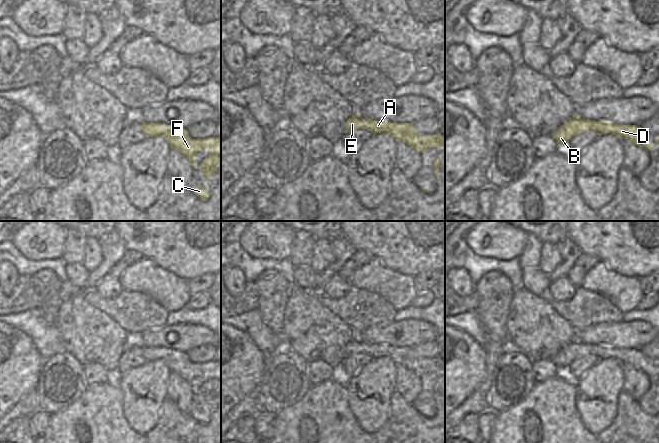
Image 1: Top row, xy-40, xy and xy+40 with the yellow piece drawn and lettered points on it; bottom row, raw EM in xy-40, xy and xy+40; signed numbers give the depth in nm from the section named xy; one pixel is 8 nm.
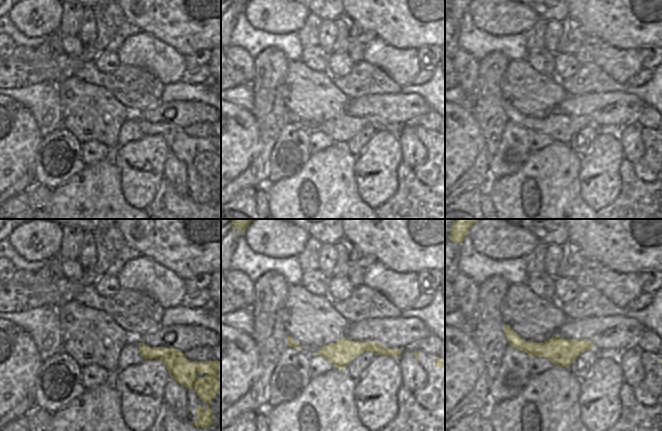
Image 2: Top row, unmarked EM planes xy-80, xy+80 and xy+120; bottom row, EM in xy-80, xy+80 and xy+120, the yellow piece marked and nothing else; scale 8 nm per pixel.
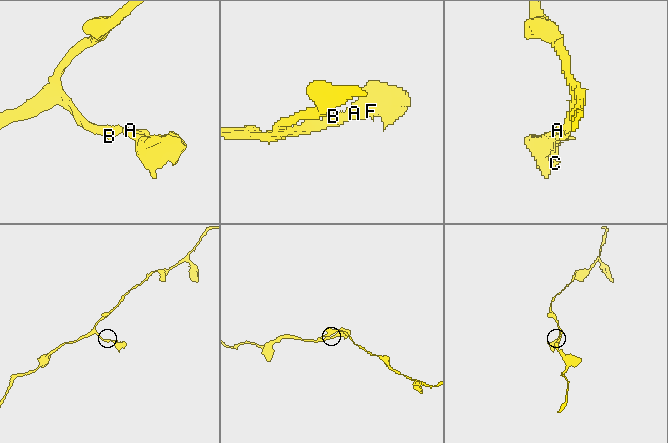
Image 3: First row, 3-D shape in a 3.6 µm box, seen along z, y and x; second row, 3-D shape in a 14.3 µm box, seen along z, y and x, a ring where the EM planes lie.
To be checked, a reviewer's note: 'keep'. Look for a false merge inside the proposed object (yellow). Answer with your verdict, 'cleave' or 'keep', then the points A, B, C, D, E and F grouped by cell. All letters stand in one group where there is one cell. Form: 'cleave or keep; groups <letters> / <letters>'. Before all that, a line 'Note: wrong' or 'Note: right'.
Note: right
keep; groups A B C D E F

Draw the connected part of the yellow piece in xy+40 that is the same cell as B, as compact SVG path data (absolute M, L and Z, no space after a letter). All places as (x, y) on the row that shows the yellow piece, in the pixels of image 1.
M576 115L565 121L551 136L556 143L564 147L572 137L586 131L594 131L597 135L612 133L620 139L632 141L647 152L654 148L653 145L646 145L642 142L644 131L639 125L620 125L608 121L594 121L582 119Z

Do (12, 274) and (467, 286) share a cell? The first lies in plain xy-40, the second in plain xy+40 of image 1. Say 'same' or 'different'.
same

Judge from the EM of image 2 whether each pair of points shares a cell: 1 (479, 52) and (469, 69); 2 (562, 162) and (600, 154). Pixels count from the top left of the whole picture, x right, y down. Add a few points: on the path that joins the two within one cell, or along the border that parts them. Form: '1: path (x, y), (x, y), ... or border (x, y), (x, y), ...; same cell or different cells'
1: border (459, 48), (469, 52), (478, 61); different cells
2: border (581, 157), (578, 181); different cells

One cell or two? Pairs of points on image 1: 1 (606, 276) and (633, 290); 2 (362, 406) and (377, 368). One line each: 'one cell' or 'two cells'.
1: one cell
2: one cell

